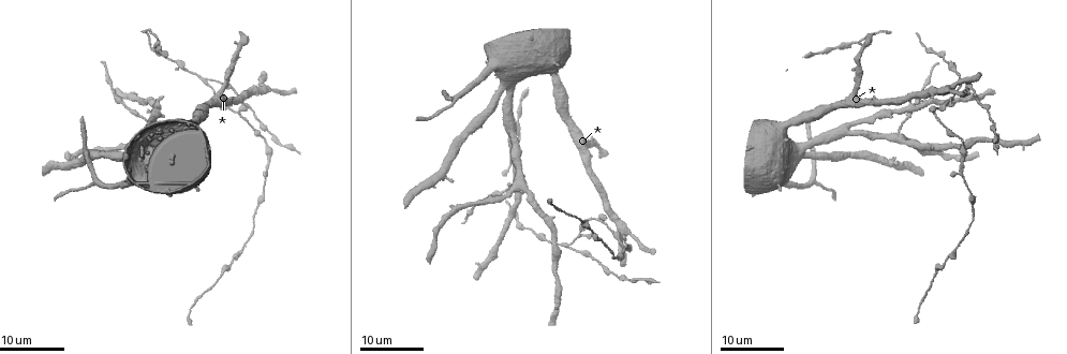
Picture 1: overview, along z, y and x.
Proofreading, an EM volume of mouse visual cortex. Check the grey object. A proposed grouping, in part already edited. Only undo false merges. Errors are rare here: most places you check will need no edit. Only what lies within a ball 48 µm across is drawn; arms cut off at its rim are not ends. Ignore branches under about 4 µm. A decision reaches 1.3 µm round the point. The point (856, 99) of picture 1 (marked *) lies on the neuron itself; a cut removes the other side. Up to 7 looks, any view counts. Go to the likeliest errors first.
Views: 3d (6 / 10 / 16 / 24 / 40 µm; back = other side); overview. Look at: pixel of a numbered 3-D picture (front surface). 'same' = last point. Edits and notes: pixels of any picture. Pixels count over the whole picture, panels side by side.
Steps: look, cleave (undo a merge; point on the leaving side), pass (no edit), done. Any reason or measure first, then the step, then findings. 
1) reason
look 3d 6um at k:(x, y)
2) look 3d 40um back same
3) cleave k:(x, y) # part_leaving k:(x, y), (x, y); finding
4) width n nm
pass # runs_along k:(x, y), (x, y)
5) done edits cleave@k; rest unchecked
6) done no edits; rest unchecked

look 3d 16um at 1:(534, 70)

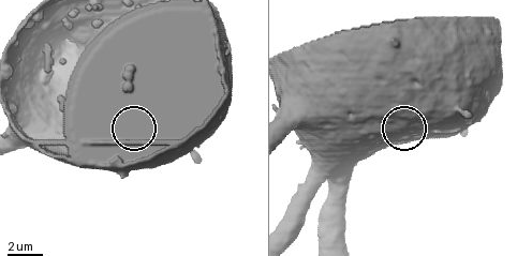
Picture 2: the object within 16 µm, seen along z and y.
zoom in
look 3d 6um at 2:(410, 127)

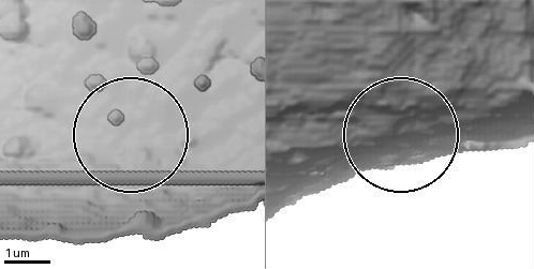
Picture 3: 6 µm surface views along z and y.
pass # runs_along 3:(211, 23), (207, 57), (142, 125), (118, 172); continuous, no second neuron

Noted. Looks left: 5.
three-way junction
look 3d 24um at 1:(237, 111)

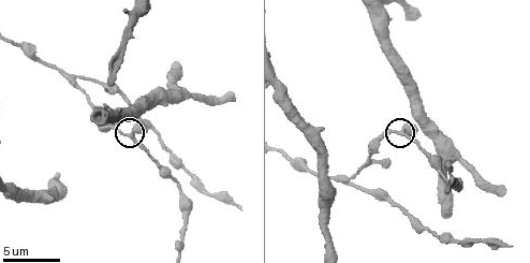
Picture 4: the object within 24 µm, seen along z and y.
look 3d 10um at 4:(398, 131)

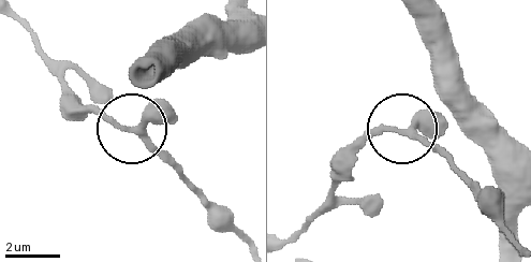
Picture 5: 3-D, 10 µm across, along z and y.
width 220 nm
pass # all the same neuron

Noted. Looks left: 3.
look 3d 24um at 1:(899, 133)

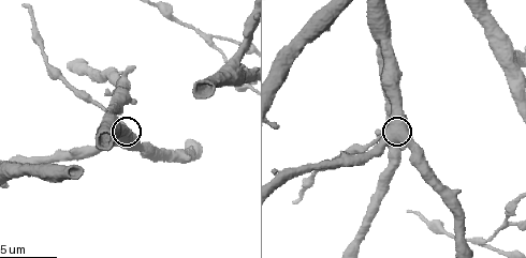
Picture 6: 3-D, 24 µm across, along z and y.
closer look
look 3d 6um same

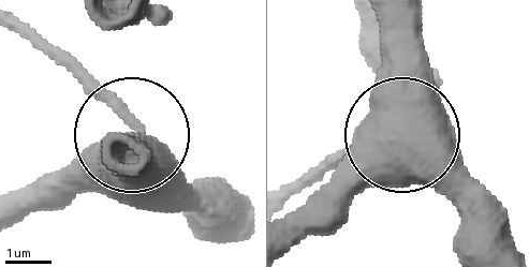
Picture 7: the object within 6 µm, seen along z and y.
other side
look 3d 6um back same

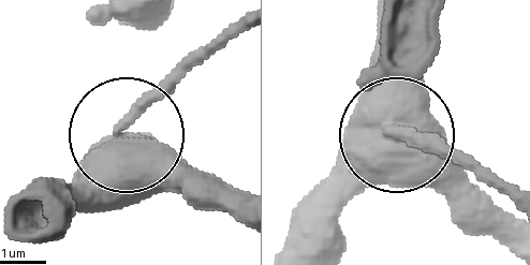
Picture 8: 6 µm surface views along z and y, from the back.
pass # continuous, no second neuron

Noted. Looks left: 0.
done no edits; rest unchecked

